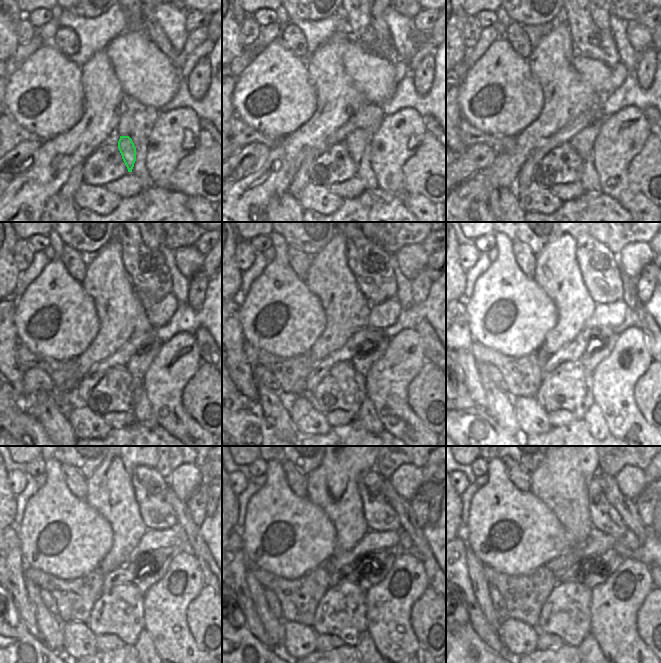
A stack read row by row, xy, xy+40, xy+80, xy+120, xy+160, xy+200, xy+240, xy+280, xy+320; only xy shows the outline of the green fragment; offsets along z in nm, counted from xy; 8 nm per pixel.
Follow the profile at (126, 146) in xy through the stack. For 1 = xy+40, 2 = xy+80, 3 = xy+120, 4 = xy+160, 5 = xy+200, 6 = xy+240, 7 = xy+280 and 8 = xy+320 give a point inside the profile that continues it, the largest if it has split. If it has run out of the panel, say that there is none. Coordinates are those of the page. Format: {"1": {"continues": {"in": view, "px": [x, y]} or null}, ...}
{"1": {"continues": {"in": "xy+40", "px": [355, 143]}}, "2": {"continues": {"in": "xy+80", "px": [583, 142]}}, "3": {"continues": {"in": "xy+120", "px": [138, 364]}}, "4": {"continues": {"in": "xy+160", "px": [362, 362]}}, "5": {"continues": {"in": "xy+200", "px": [589, 360]}}, "6": {"continues": {"in": "xy+240", "px": [153, 574]}}, "7": {"continues": {"in": "xy+280", "px": [377, 574]}}, "8": {"continues": {"in": "xy+320", "px": [595, 577]}}}

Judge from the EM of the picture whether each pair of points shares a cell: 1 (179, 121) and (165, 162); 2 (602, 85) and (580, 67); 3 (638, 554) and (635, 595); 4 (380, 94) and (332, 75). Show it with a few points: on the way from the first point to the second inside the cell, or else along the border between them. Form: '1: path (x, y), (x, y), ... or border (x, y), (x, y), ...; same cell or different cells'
1: path (169, 131), (165, 152); same cell
2: path (597, 80), (585, 68); same cell
3: border (624, 557), (632, 557), (649, 566); different cells
4: border (342, 62), (345, 72), (367, 102); different cells

